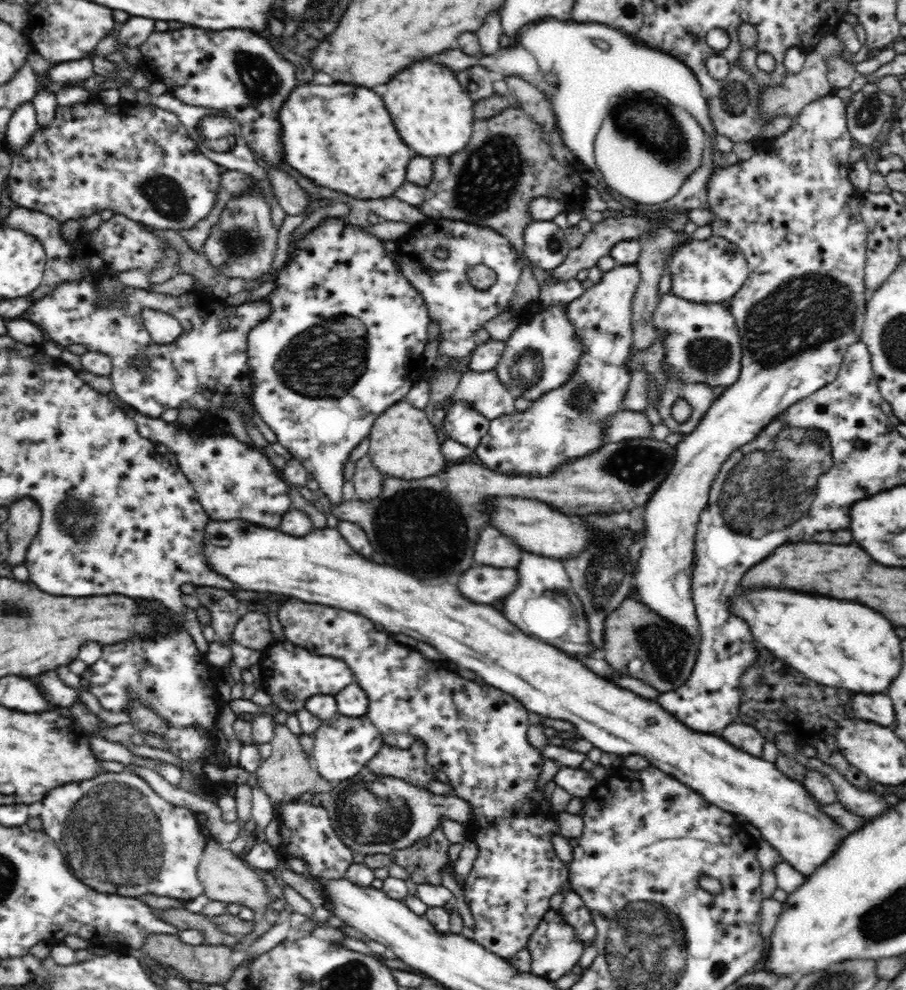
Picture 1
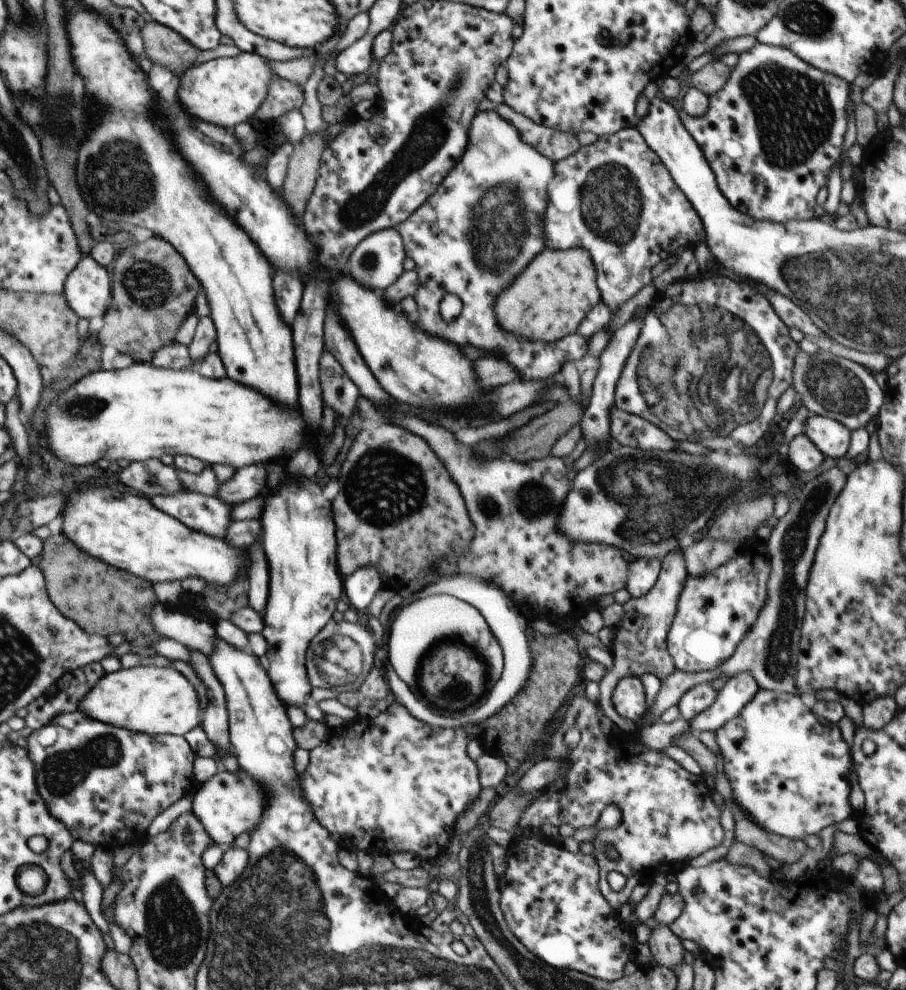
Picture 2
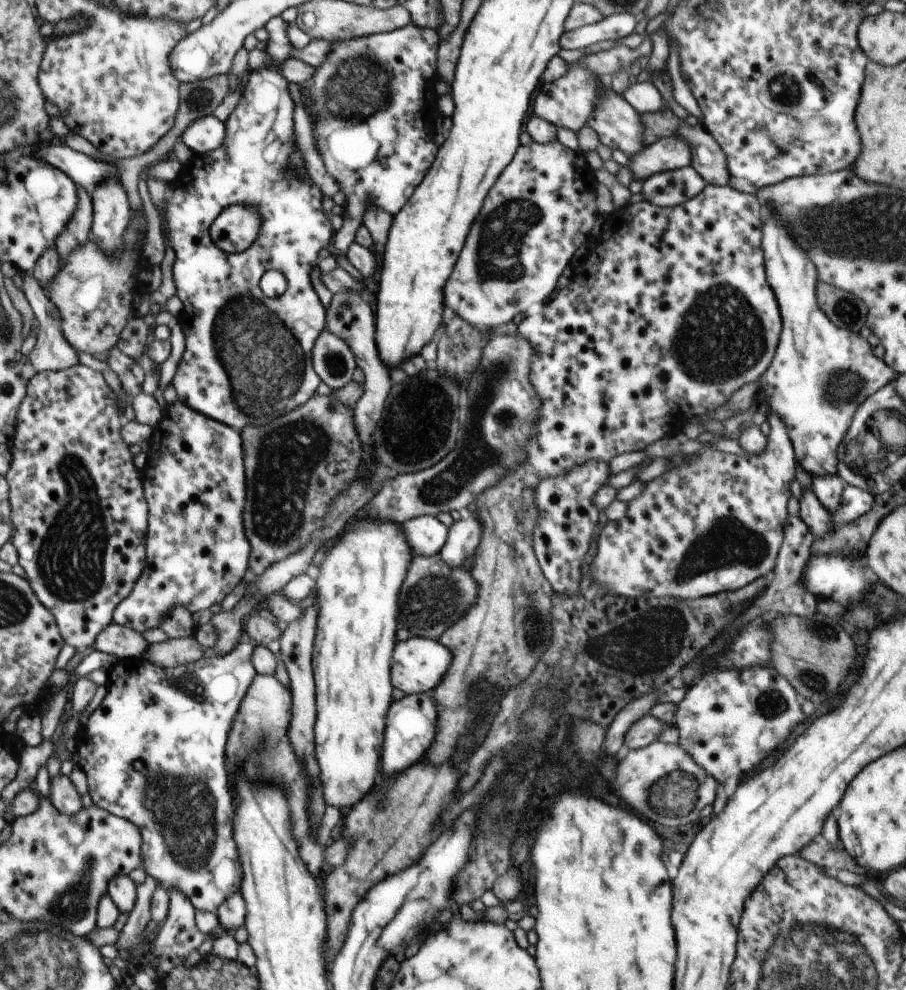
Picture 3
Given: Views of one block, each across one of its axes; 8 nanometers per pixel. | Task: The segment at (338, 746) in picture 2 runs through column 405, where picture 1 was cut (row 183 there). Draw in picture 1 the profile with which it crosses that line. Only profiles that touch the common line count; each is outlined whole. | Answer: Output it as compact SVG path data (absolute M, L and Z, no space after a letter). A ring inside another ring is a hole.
M835 93L820 97L810 104L807 104L791 121L789 129L782 135L773 139L773 142L768 144L768 148L759 148L748 160L738 161L737 163L726 168L713 168L713 173L710 175L707 184L707 201L708 208L714 214L714 220L709 226L712 228L713 236L720 236L728 241L736 244L739 251L743 253L747 263L749 264L749 276L746 283L739 288L739 291L730 298L731 313L736 319L738 334L741 339L741 348L743 351L741 358L742 370L738 380L725 387L724 392L714 399L708 412L704 414L702 420L698 422L698 426L694 428L690 434L686 434L678 444L676 444L676 453L674 458L674 466L670 468L670 473L666 476L666 480L658 486L654 494L650 496L650 500L646 502L645 520L646 538L644 538L644 548L642 548L642 556L638 558L638 570L634 574L633 586L636 586L640 600L646 603L650 610L660 615L662 619L682 627L690 637L699 636L699 622L695 613L695 606L692 600L693 592L690 586L690 574L692 565L695 534L699 523L699 516L708 504L709 492L716 475L721 469L722 463L728 460L728 457L738 450L743 444L755 440L756 436L767 430L768 426L776 423L776 418L781 412L784 412L788 407L796 404L799 400L805 399L813 392L820 390L827 384L830 384L838 374L840 363L843 361L843 356L852 342L861 340L861 332L865 321L865 306L869 295L865 292L864 285L864 270L868 253L867 235L868 228L863 222L860 215L860 201L862 200L862 191L859 191L851 183L849 172L851 163L849 152L852 150L852 137L849 133L846 121L846 105Z

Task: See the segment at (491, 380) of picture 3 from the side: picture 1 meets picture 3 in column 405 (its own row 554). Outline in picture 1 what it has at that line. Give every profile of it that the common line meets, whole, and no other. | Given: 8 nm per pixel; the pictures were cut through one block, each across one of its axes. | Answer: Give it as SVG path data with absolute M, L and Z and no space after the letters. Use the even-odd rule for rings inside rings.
M491 524L481 528L475 544L474 560L496 568L514 568L520 564L522 554L519 547L510 542L502 532Z

